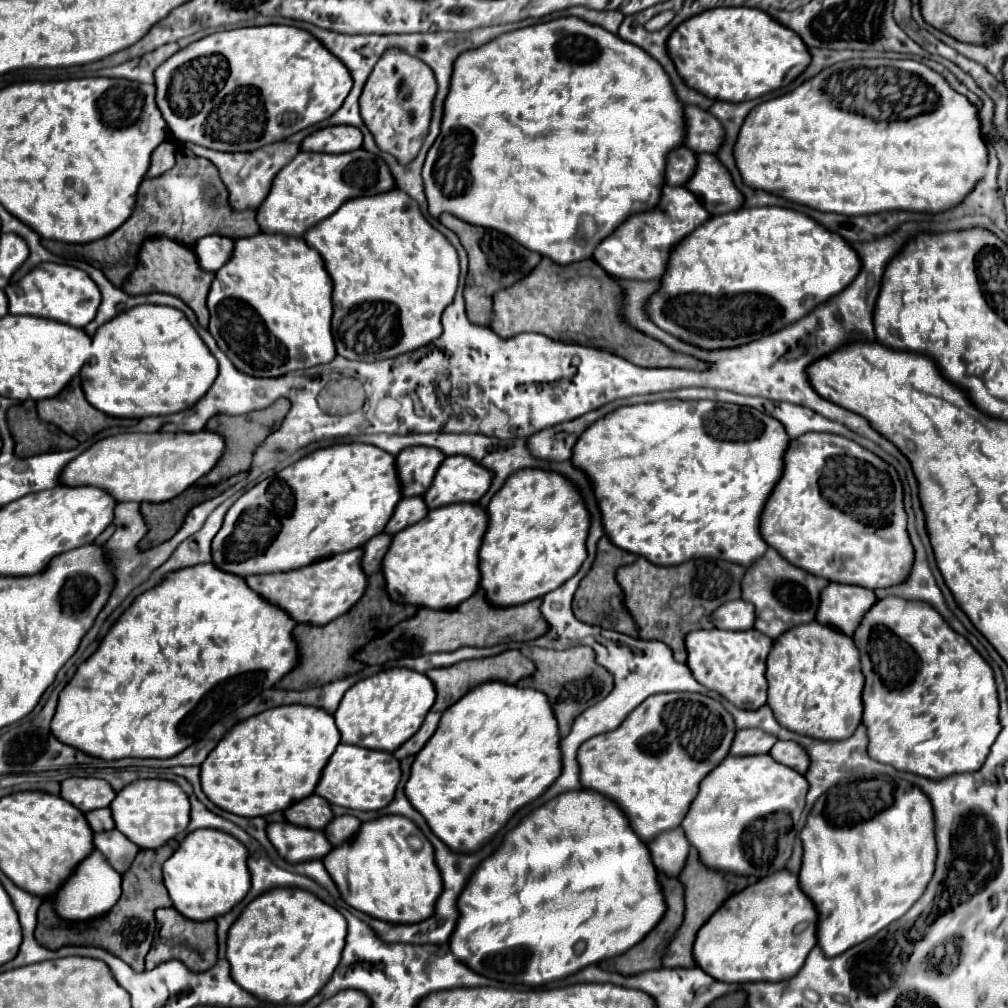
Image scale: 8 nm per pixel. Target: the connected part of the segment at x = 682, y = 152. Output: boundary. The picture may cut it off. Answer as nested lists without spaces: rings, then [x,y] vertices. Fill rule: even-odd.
[[[679,147],[669,155],[665,181],[671,187],[685,187],[687,181],[695,175],[695,169],[697,169],[697,153],[689,151],[687,147]]]

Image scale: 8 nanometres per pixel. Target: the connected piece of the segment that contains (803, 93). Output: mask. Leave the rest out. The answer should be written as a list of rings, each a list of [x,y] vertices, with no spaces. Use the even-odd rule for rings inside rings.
[[[849,59],[843,63],[835,63],[823,69],[813,79],[801,83],[787,95],[777,99],[769,99],[753,109],[753,115],[745,119],[745,127],[741,127],[741,135],[735,147],[735,161],[741,171],[745,185],[755,189],[765,189],[787,201],[807,205],[819,211],[831,211],[841,215],[871,215],[881,211],[917,211],[917,213],[941,213],[949,211],[965,201],[965,197],[977,187],[977,183],[985,177],[985,165],[989,159],[987,141],[981,135],[981,117],[977,107],[967,101],[965,95],[951,89],[951,85],[933,69],[919,61],[895,61],[895,59]]]

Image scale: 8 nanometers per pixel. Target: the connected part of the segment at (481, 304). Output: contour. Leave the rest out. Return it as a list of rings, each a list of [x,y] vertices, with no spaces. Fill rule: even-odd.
[[[443,213],[439,217],[439,221],[459,237],[461,245],[465,247],[465,251],[469,255],[469,275],[467,275],[467,285],[465,285],[467,317],[475,325],[489,327],[491,319],[493,319],[493,295],[505,287],[511,287],[513,283],[521,281],[523,277],[527,277],[541,261],[541,255],[525,249],[523,245],[519,245],[517,241],[513,241],[505,233],[499,233],[495,229],[469,225],[465,221],[457,219],[455,215]]]

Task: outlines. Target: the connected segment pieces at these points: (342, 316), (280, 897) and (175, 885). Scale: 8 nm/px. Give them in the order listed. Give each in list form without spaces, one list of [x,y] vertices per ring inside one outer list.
[[[397,189],[397,191],[389,191],[389,195],[373,195],[373,199],[349,199],[349,203],[345,203],[345,207],[341,207],[341,211],[337,211],[337,215],[331,215],[329,219],[325,219],[325,223],[317,223],[317,227],[313,227],[313,231],[309,231],[309,235],[305,235],[305,243],[319,251],[319,255],[325,261],[327,273],[333,279],[333,323],[331,323],[331,331],[333,331],[337,355],[341,355],[345,359],[355,359],[355,361],[391,359],[391,357],[421,349],[443,333],[441,315],[443,315],[445,307],[449,307],[449,303],[453,303],[455,291],[459,287],[459,273],[461,273],[459,257],[457,257],[455,247],[447,241],[447,237],[443,233],[439,233],[435,227],[431,227],[429,221],[421,215],[419,203],[415,199],[411,199],[409,195],[405,195],[403,191]]]
[[[277,887],[253,899],[227,935],[231,977],[253,997],[283,1005],[309,1001],[331,979],[345,947],[347,921],[331,905],[299,887]]]
[[[197,829],[191,831],[179,845],[179,849],[165,861],[163,865],[163,879],[165,887],[169,891],[169,897],[173,901],[173,907],[193,919],[193,921],[209,921],[215,919],[217,915],[225,915],[231,911],[249,891],[251,887],[251,875],[247,869],[247,847],[237,841],[229,833],[221,833],[219,829]]]

